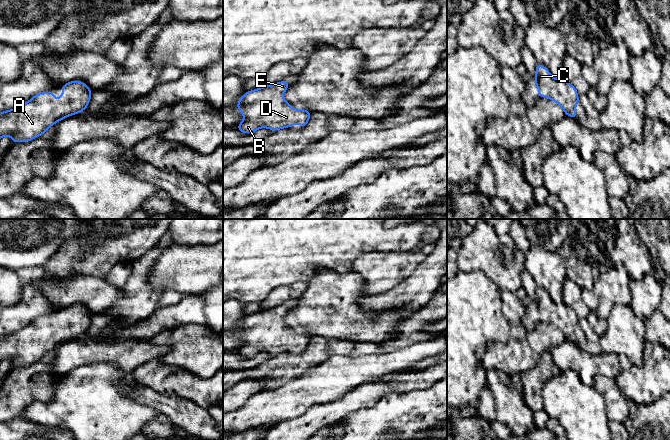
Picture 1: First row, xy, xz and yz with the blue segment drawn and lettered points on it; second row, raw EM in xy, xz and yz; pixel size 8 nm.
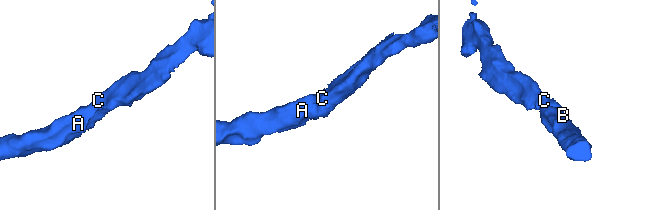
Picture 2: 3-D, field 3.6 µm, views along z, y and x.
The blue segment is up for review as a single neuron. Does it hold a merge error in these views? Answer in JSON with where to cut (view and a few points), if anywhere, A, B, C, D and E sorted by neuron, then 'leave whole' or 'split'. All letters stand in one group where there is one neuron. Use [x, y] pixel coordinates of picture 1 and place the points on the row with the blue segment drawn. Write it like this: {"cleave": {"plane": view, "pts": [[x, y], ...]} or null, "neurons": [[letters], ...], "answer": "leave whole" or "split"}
{"cleave": null, "neurons": [["A", "B", "C", "D", "E"]], "answer": "leave whole"}

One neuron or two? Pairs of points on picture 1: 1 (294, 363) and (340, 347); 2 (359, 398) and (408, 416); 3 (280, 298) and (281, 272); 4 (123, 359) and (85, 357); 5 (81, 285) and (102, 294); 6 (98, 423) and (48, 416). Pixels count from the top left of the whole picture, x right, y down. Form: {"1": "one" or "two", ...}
{"1": "one", "2": "two", "3": "two", "4": "one", "5": "one", "6": "one"}

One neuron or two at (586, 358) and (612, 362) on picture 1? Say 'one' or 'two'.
one

